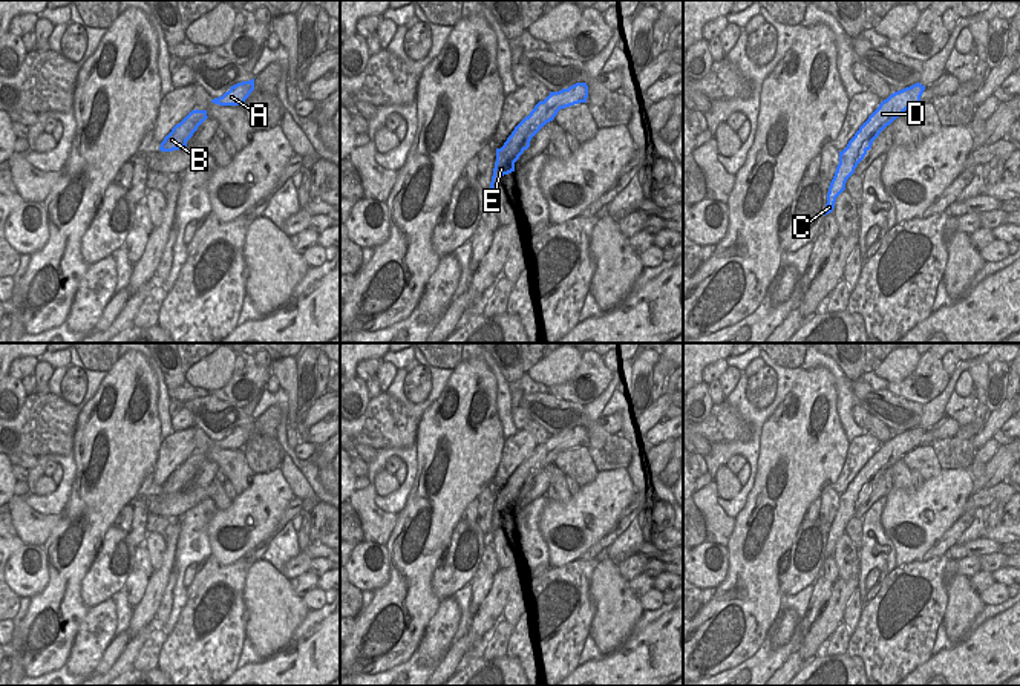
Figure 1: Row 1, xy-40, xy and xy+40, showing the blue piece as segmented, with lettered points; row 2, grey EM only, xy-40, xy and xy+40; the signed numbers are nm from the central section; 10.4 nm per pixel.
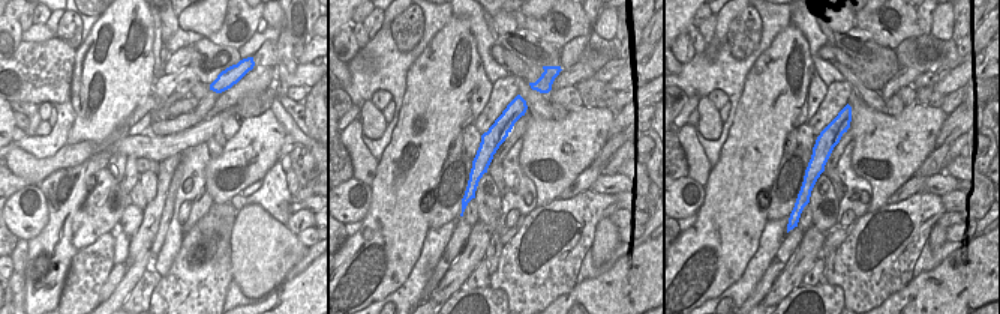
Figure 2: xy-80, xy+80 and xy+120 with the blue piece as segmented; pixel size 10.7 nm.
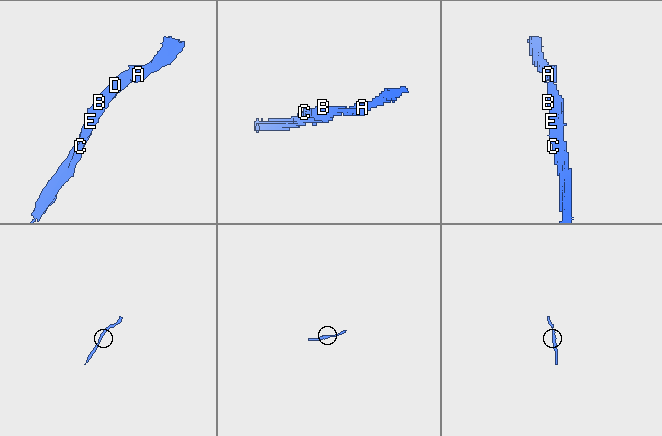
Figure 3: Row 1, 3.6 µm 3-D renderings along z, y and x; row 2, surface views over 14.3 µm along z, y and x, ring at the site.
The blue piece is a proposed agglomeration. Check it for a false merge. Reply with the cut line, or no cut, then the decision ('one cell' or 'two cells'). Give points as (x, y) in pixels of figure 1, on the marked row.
no cut | one cell

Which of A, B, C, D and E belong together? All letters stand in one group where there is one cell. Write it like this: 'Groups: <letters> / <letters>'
Groups: A B C D E

